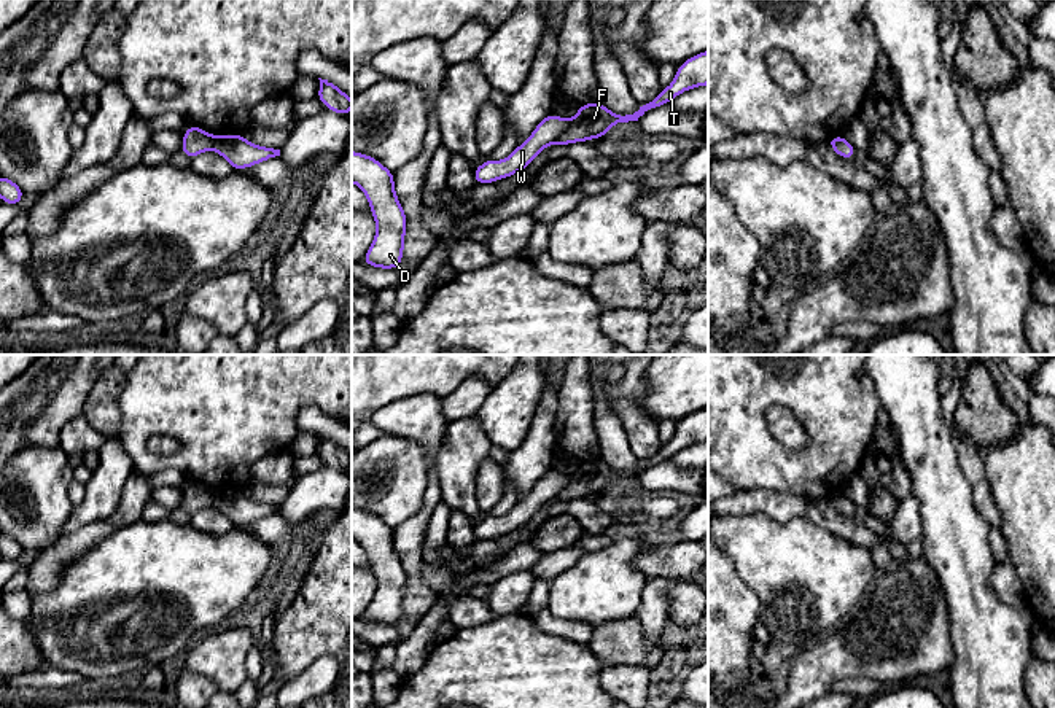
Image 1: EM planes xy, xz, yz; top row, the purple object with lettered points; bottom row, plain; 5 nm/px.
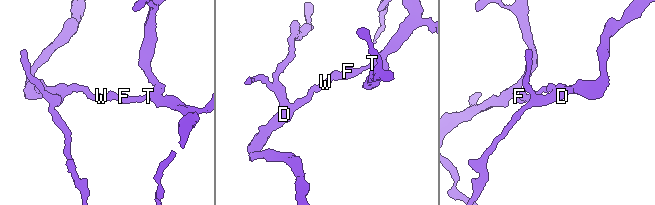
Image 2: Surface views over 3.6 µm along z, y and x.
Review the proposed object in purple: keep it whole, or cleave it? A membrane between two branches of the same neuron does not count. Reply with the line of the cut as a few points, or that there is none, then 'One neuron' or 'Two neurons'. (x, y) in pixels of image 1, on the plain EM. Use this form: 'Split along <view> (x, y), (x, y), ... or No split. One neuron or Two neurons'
Split along xz (570, 476), (570, 481), (556, 500). Two neurons

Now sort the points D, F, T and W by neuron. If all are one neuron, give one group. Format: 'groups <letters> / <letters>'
groups D W / F T

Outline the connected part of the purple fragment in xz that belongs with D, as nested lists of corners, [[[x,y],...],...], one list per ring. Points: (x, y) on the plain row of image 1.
[[[352,508],[352,539],[366,550],[376,576],[376,593],[361,619],[380,625],[401,622],[407,585],[406,570],[395,550],[393,531],[372,512]]]

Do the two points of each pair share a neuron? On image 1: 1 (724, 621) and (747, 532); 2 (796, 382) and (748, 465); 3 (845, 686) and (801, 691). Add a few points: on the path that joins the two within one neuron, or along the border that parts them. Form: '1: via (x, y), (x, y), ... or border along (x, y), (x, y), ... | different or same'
1: border along (724, 551), (737, 575), (755, 592), (759, 603) | different
2: via (772, 392), (748, 416), (748, 441) | same
3: border along (868, 678), (842, 678), (829, 691) | different

